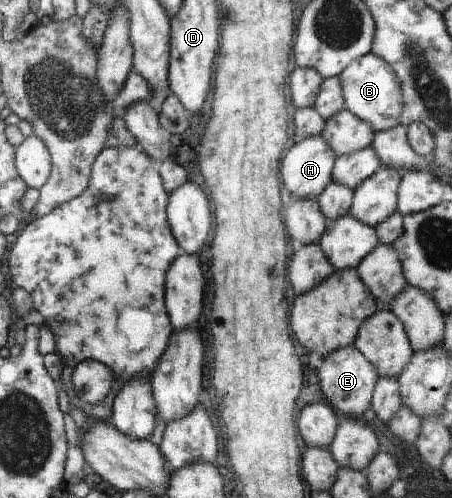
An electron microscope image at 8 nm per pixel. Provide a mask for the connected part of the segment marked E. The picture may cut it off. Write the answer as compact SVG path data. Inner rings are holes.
M344 347L334 351L326 358L323 358L322 369L318 371L317 376L320 380L322 392L328 398L328 402L332 404L333 409L336 408L344 416L364 420L364 412L371 406L373 390L379 376L362 352L354 347Z

